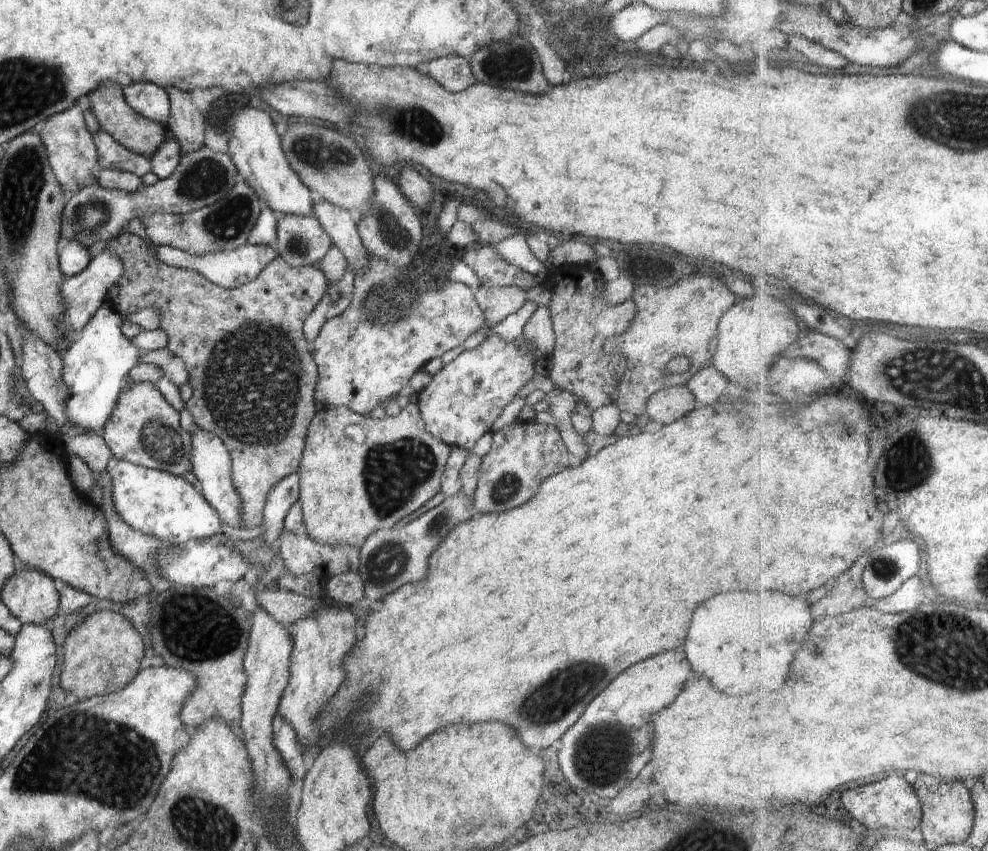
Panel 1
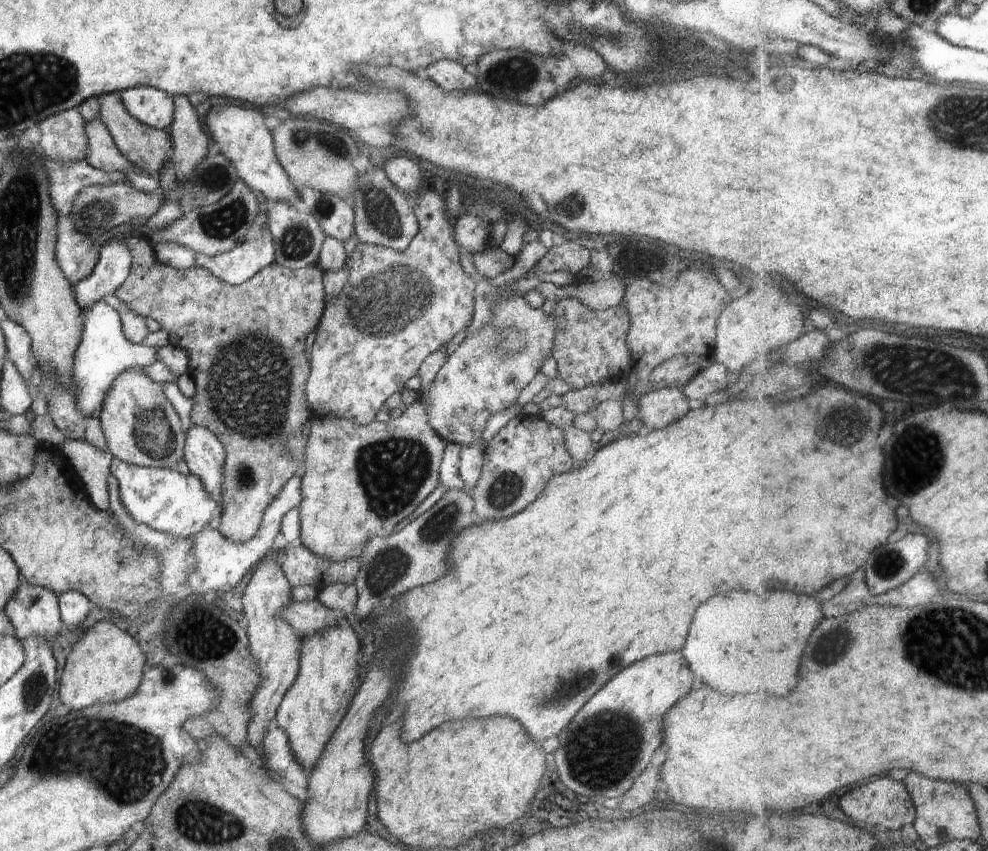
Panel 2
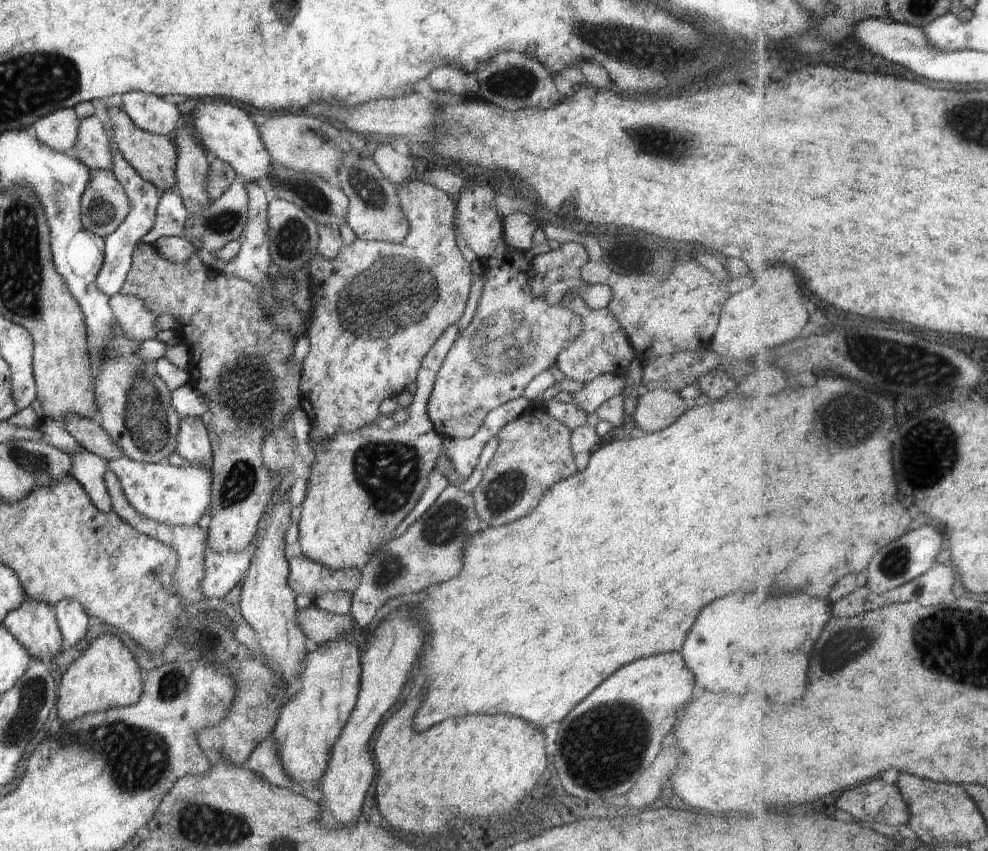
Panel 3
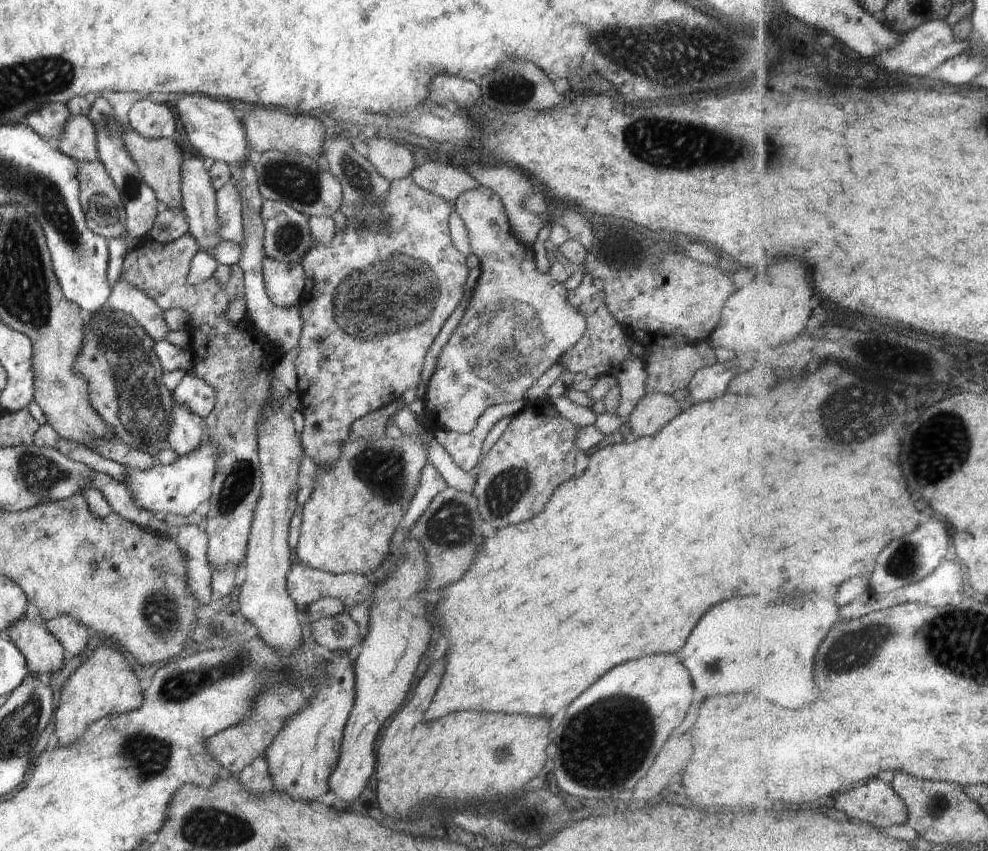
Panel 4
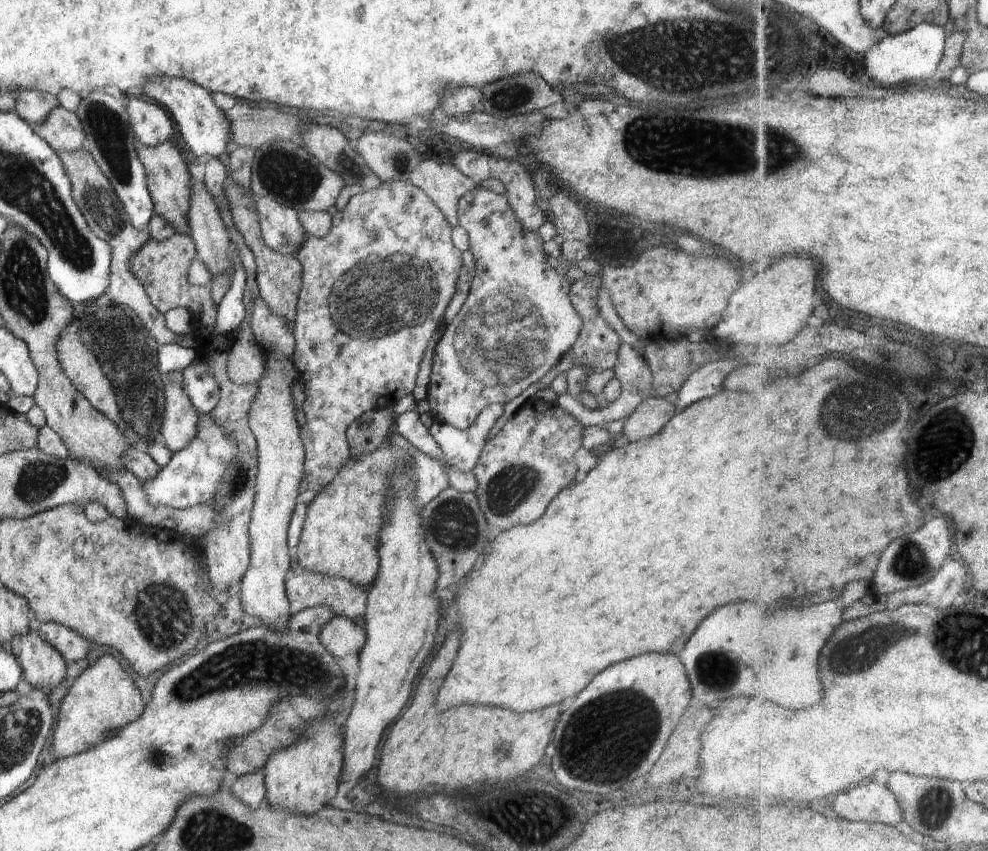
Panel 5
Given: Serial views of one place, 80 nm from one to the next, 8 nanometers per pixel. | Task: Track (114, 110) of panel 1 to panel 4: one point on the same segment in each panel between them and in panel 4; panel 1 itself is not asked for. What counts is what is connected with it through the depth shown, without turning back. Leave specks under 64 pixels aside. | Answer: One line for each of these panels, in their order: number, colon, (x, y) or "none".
2: (149, 149)
3: (154, 157)
4: (159, 161)

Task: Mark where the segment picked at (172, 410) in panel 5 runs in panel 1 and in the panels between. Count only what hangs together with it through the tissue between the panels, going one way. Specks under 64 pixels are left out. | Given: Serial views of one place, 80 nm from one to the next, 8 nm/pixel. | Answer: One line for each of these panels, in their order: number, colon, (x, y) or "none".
1: (210, 461)
2: (203, 454)
3: (193, 445)
4: (186, 431)

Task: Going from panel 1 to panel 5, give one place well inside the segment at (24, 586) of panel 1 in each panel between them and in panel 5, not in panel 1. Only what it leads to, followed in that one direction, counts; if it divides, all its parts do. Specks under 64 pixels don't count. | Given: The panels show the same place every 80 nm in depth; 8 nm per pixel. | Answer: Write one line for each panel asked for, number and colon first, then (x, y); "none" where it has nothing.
2: (33, 611)
3: (33, 625)
4: (44, 655)
5: (42, 667)

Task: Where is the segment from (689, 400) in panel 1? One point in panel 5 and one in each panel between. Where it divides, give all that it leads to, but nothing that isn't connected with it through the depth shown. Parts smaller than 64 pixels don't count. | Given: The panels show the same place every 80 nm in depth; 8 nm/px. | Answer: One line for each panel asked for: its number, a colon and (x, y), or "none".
2: (657, 409)
3: (655, 410)
4: (654, 411)
5: (650, 416)

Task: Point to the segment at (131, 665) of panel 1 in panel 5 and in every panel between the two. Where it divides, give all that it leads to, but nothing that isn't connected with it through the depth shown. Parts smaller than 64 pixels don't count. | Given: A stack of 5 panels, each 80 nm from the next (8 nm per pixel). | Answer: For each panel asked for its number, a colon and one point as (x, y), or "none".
2: (105, 666)
3: (106, 676)
4: (105, 685)
5: (104, 698)

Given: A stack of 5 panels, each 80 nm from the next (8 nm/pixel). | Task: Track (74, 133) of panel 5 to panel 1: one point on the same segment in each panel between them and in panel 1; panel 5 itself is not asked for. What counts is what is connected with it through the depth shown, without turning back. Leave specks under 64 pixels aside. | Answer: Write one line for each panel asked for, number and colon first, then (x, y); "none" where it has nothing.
1: (110, 155)
2: (102, 153)
3: (91, 147)
4: (78, 141)

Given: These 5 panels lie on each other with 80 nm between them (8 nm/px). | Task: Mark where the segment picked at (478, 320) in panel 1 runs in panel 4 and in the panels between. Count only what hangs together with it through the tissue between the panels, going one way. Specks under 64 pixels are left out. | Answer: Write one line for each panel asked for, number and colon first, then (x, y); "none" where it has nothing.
2: (398, 307)
3: (377, 307)
4: (374, 301)

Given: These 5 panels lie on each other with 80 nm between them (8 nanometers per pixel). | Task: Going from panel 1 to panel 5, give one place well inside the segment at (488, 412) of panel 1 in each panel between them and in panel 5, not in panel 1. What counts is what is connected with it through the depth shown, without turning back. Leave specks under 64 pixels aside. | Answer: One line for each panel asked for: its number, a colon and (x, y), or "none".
2: (485, 374)
3: (513, 336)
4: (518, 323)
5: (518, 321)

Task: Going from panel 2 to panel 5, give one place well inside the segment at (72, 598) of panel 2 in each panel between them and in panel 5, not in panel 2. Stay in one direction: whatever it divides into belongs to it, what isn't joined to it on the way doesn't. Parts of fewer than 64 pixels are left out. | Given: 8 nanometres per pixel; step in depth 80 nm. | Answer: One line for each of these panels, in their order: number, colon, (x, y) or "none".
3: (73, 622)
4: (73, 636)
5: (72, 647)

